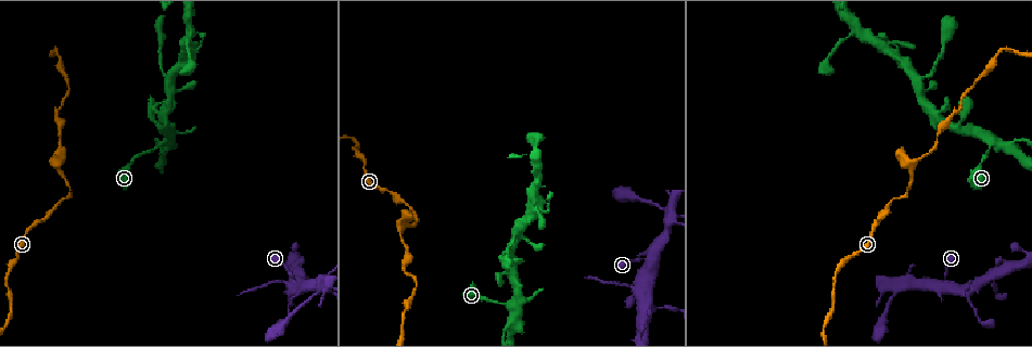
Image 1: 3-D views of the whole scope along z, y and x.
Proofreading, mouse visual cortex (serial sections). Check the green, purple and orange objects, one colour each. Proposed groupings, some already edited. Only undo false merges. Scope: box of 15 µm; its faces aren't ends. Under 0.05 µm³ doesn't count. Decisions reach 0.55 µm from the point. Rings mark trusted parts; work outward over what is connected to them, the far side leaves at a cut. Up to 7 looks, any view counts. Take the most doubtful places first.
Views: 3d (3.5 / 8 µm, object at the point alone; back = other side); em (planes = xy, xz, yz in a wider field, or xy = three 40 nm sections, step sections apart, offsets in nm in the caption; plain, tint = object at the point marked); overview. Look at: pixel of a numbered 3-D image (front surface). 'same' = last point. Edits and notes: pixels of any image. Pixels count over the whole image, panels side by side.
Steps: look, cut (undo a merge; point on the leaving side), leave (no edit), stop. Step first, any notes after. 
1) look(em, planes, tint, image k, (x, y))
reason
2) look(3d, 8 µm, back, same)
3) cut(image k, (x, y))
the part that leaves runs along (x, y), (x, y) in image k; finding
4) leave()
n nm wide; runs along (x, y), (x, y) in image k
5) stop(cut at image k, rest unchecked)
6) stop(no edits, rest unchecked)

look(3d, 3.5 µm, image 1, (405, 227))
branch point

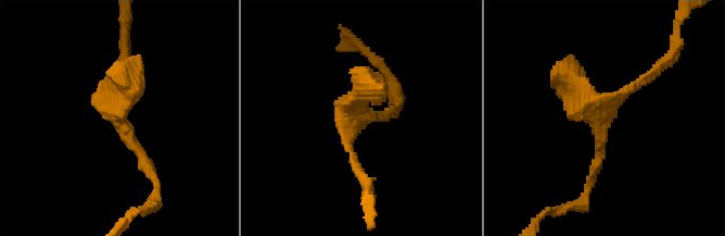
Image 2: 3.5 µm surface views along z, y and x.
look(em, xy, step 3, tint, image 2, (362, 116))
3 arms; arms of 150, 150, 350 nm

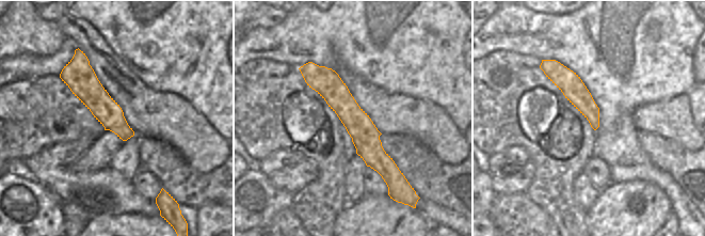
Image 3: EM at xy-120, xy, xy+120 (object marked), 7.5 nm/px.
leave()
runs along (587, 183), (603, 112), (646, 78) in image 2; one cell here

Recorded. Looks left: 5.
look(3d, 3.5 µm, back, image 1, (55, 50))

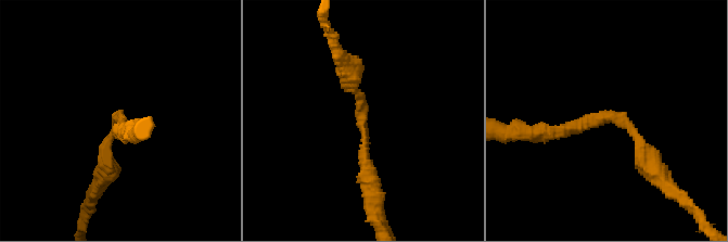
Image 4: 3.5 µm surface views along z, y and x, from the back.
look(em, xy, step 1, tint, image 4, (619, 117))
arms of 200, 250 nm; shape alone is not enough

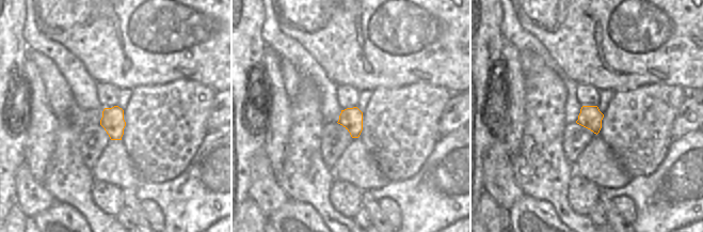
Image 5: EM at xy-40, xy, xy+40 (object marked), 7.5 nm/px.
leave()
all the same cell

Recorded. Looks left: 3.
look(3d, 3.5 µm, image 1, (168, 79))
arms part here

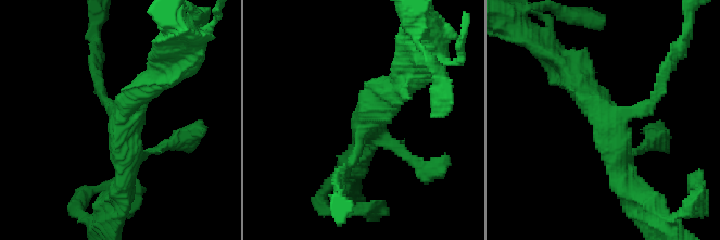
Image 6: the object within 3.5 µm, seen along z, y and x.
look(em, xy, step 2, tint, image 6, (122, 120))
3 arms; arms of 150, 300, 400 nm; need the tissue

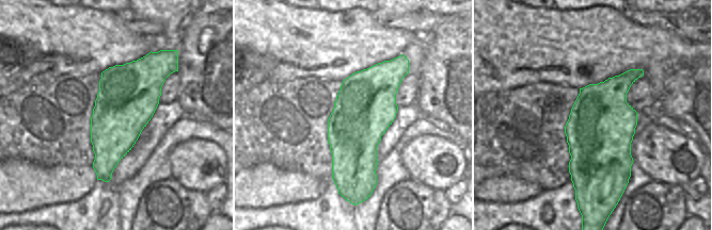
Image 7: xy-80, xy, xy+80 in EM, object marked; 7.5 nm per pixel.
leave()
460 nm wide; runs along (630, 191), (605, 112), (571, 72) in image 6; one cell here

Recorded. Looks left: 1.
stop(no edits, rest unchecked)

